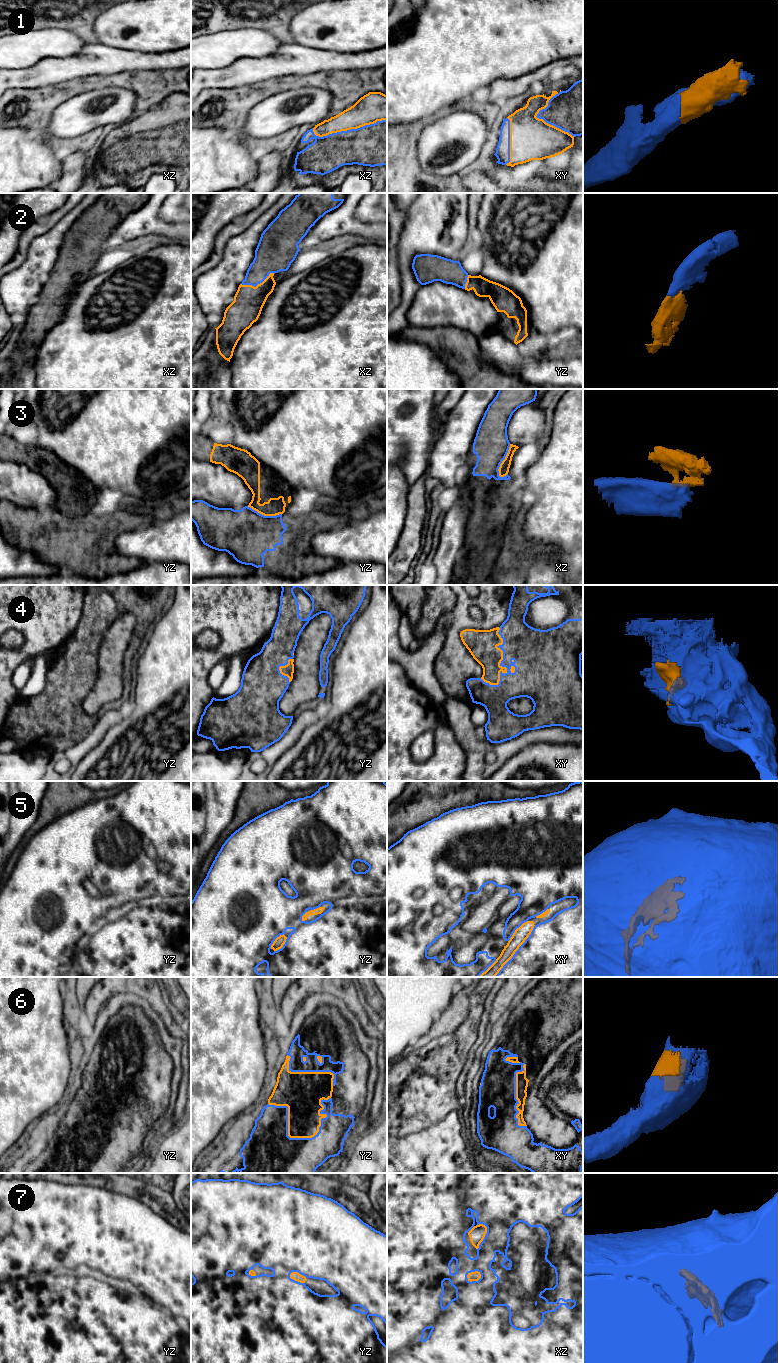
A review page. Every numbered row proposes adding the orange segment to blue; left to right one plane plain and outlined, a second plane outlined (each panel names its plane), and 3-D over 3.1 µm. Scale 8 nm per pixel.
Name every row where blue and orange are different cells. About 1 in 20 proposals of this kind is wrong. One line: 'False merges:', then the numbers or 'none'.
False merges: 3

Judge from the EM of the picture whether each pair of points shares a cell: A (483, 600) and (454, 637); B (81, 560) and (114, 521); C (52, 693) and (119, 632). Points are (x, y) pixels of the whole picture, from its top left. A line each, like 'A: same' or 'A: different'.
A: same
B: same
C: different

